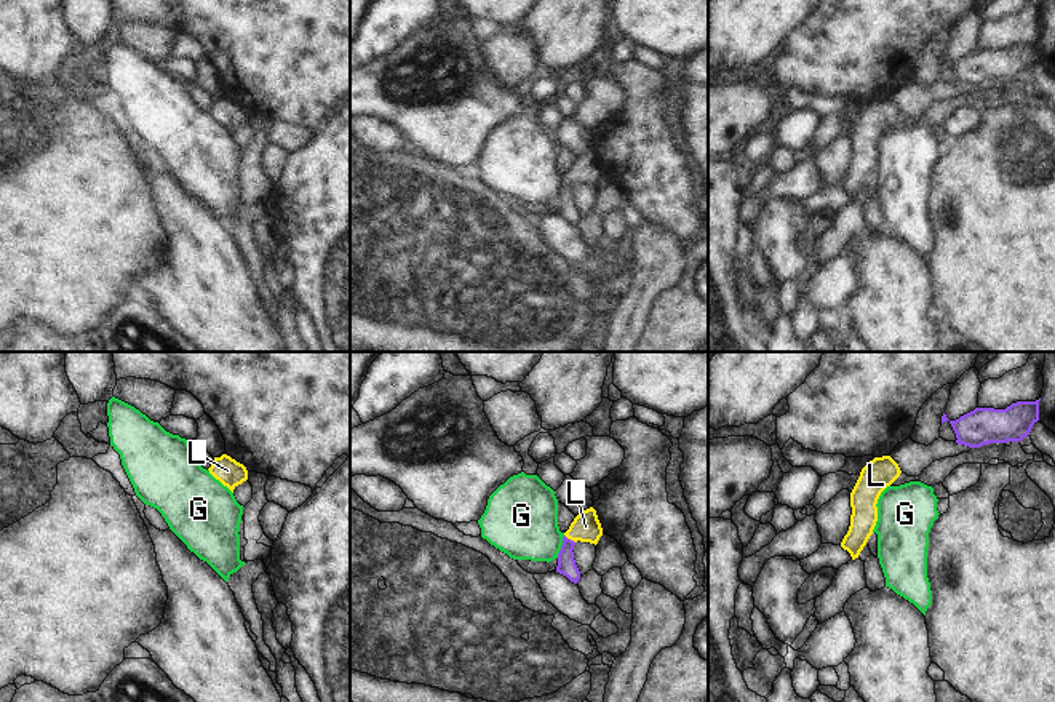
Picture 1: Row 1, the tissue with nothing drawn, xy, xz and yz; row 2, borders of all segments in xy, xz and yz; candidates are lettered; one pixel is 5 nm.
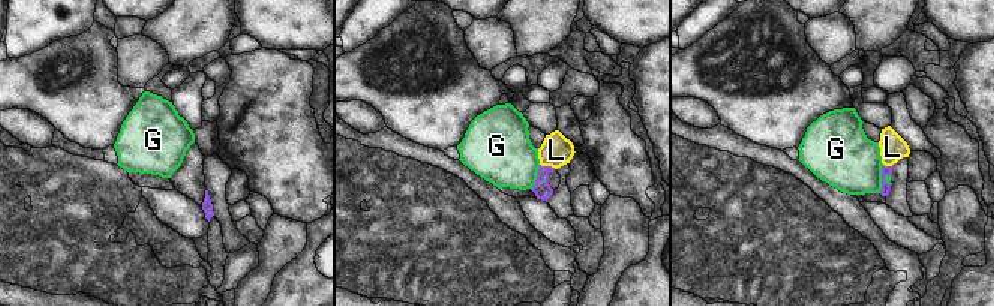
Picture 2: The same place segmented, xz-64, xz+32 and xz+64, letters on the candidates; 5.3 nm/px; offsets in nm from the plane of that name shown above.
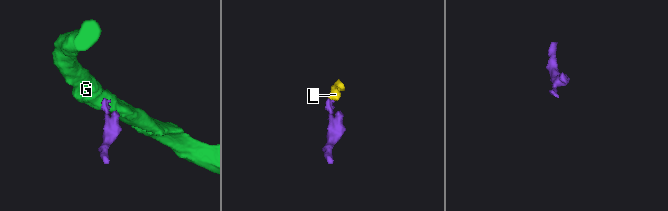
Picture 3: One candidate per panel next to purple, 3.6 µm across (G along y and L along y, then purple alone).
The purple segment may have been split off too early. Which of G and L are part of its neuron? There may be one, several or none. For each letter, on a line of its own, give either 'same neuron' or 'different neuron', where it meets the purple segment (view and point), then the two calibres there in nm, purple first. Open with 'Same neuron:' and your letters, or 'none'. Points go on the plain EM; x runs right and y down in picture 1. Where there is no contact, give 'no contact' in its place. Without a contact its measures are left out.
Same neuron: L
G: different neuron; contact xz (561, 189); calibres 100 and 360 nm
L: same neuron; contact xz (569, 181); calibres 100 and 140 nm

